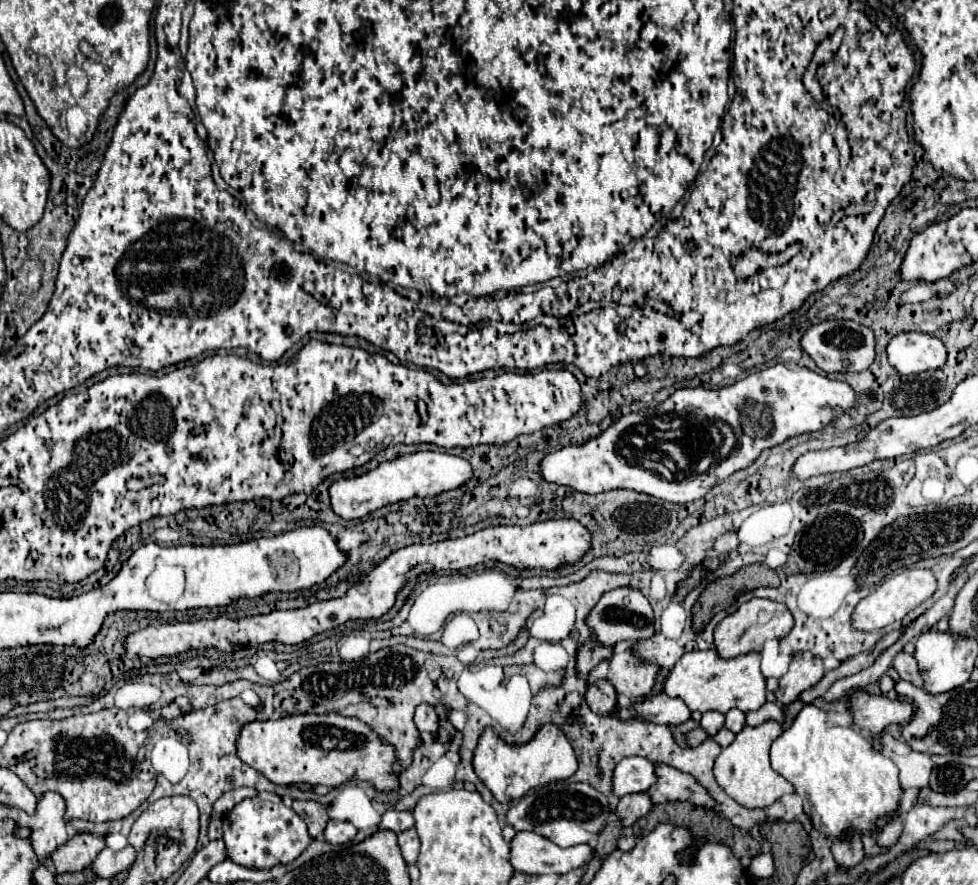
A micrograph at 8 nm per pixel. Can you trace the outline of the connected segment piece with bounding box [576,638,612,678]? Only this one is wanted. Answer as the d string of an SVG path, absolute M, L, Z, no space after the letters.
M586 640L578 646L576 652L576 672L580 678L586 678L602 660L608 660L612 654L612 648L604 648L602 644L596 644L596 640Z

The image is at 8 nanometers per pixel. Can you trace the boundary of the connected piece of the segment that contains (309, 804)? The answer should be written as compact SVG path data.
M294 800L292 810L306 822L308 834L312 838L322 838L324 824L328 822L328 814L322 804L318 804L314 800Z

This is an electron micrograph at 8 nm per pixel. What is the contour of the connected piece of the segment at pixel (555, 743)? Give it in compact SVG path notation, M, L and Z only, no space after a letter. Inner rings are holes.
M542 724L532 740L526 744L508 744L502 740L494 728L484 728L474 750L472 768L484 786L494 794L500 804L508 804L516 798L522 798L528 790L544 786L554 780L566 780L576 774L578 758L566 734L556 724Z

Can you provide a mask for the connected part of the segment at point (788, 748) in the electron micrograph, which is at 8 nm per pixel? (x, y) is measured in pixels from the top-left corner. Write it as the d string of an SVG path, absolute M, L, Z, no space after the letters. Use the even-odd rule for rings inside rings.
M806 704L792 726L772 742L770 762L796 788L814 828L830 838L842 836L848 826L858 832L874 830L880 818L898 808L902 796L896 764L882 750L872 748L862 732L828 726L828 714L814 704Z

